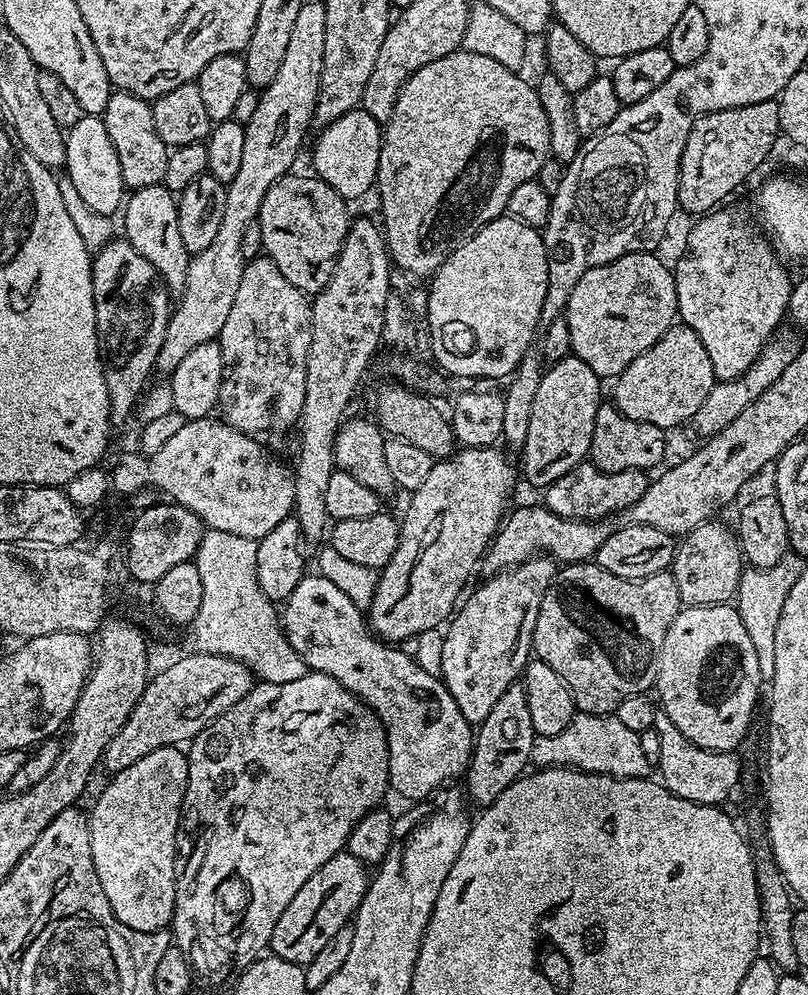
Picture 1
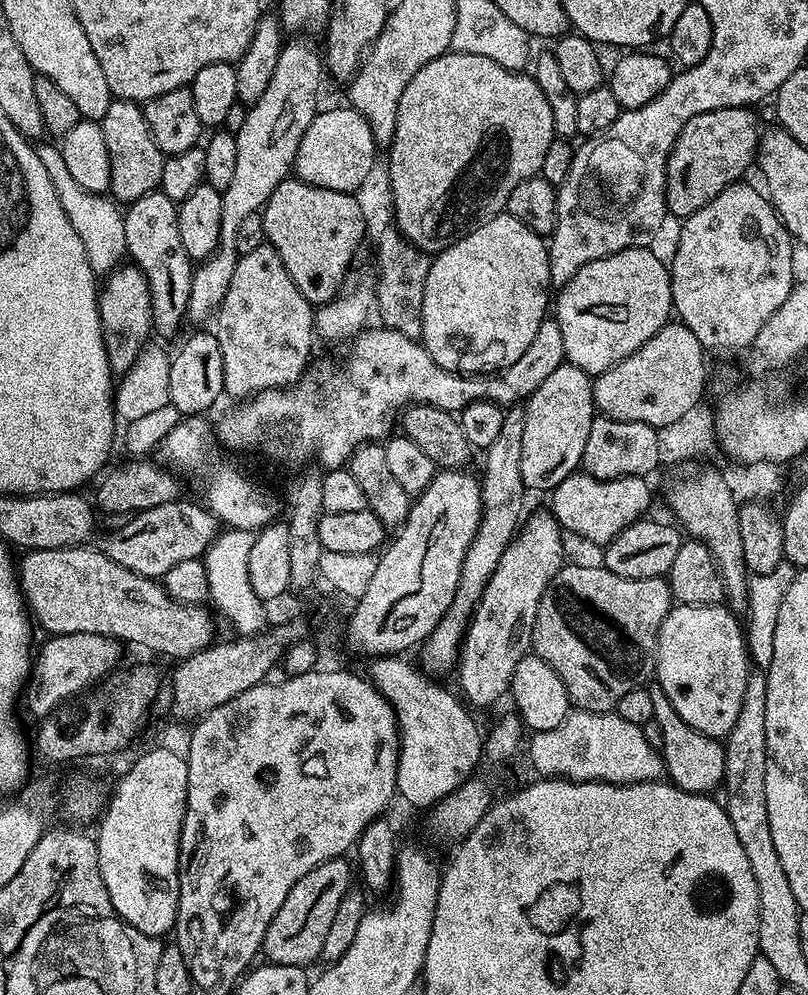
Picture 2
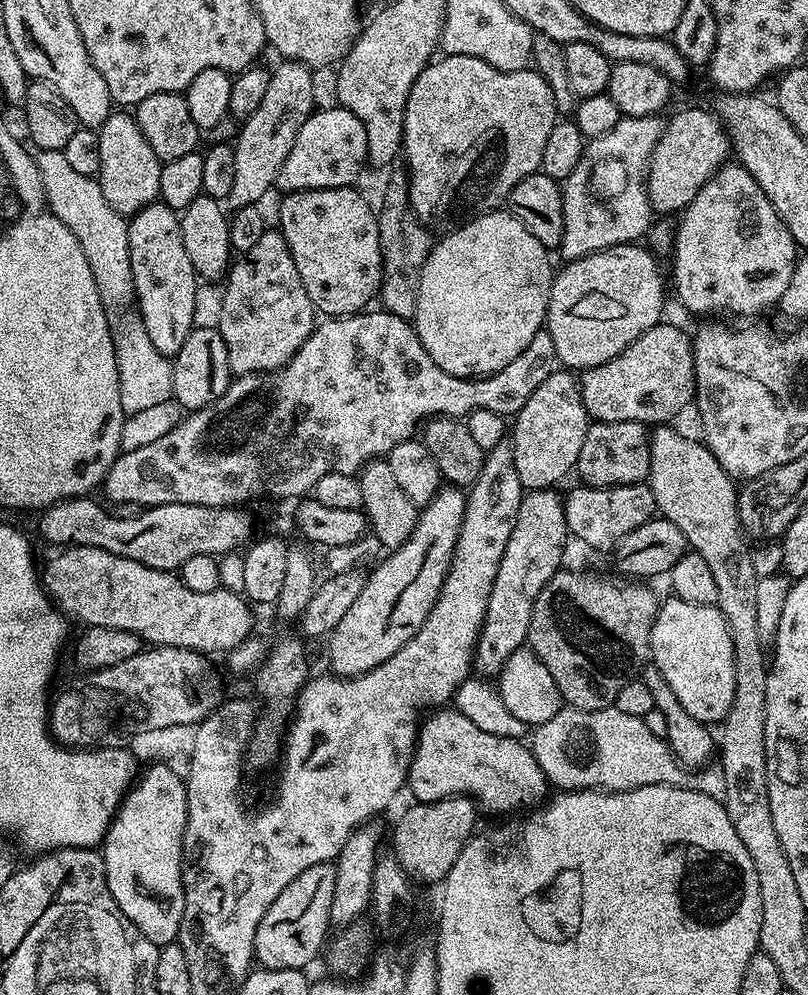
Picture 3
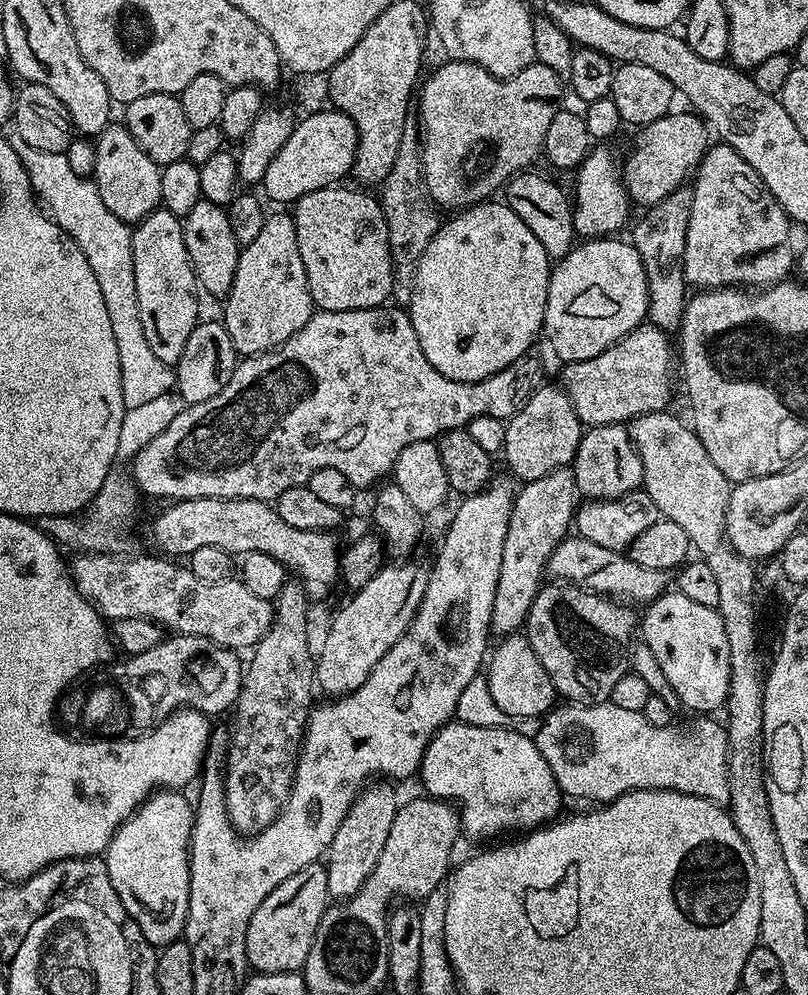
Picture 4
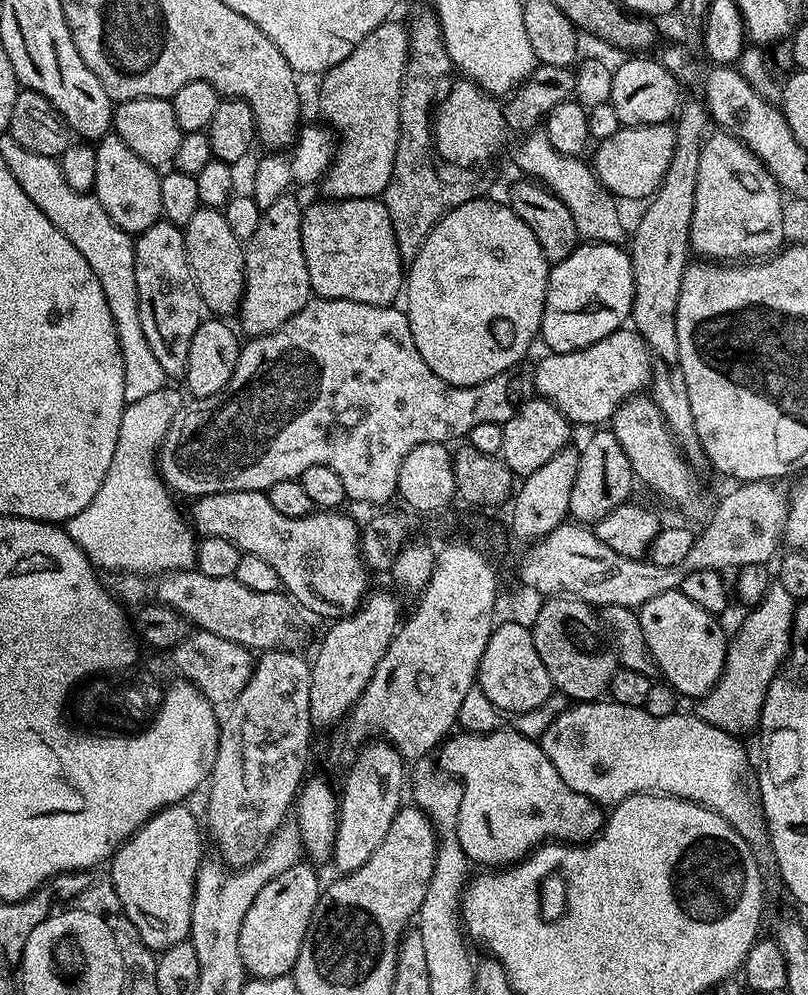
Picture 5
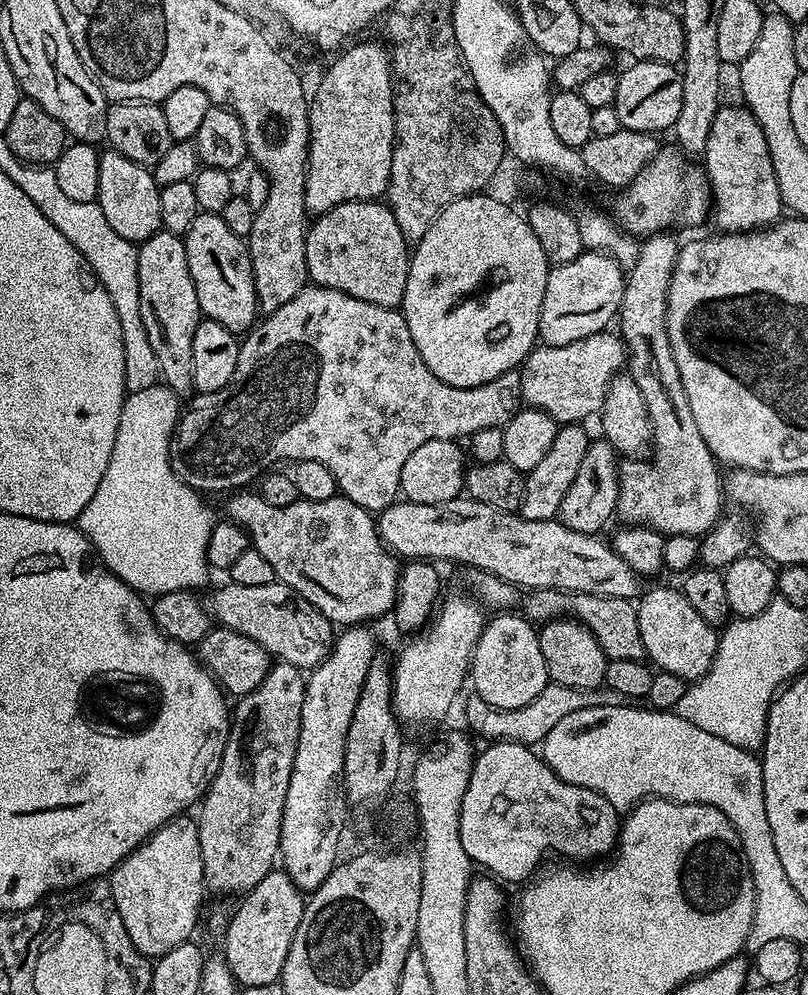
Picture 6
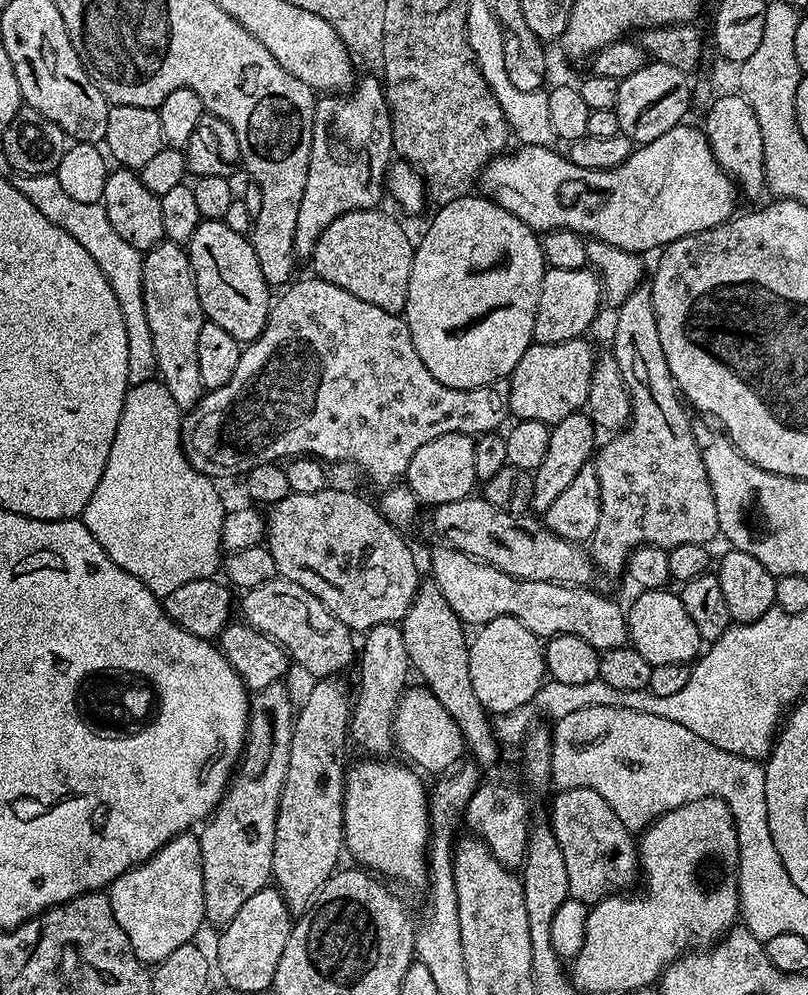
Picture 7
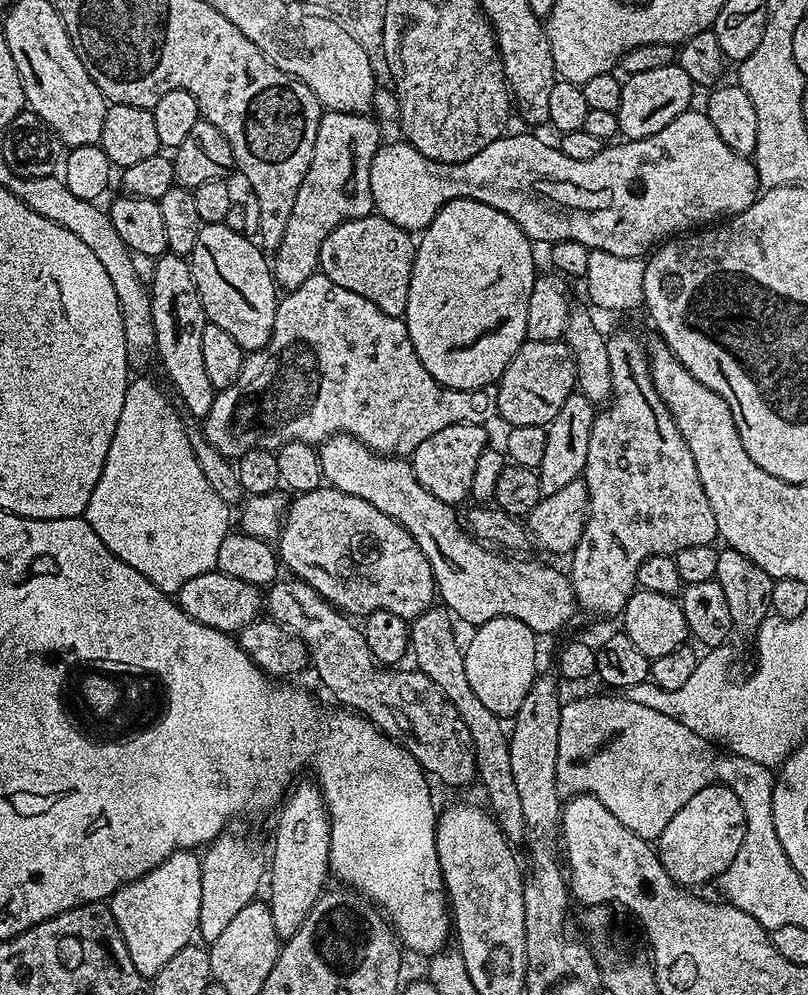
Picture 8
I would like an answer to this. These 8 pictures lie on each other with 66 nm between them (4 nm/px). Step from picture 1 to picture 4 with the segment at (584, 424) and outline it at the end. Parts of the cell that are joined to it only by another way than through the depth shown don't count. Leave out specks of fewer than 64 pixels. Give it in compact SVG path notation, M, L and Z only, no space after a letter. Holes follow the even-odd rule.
M549 382L541 383L540 389L533 394L506 423L506 442L502 459L508 463L511 475L517 481L527 482L546 478L559 468L567 468L576 459L576 451L580 445L582 425L570 398L565 394L563 387L556 388Z

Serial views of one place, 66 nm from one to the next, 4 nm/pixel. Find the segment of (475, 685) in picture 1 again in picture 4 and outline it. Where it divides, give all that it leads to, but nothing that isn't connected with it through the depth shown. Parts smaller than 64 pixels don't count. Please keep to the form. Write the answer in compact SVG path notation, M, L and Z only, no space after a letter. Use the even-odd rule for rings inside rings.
M571 467L554 470L546 474L546 478L529 480L521 488L524 489L521 492L519 489L512 501L510 526L506 530L506 542L502 546L502 570L498 574L498 590L494 594L492 632L500 638L519 633L525 627L530 606L540 593L542 581L545 579L550 554L554 554L556 547L569 535L578 507L576 479Z

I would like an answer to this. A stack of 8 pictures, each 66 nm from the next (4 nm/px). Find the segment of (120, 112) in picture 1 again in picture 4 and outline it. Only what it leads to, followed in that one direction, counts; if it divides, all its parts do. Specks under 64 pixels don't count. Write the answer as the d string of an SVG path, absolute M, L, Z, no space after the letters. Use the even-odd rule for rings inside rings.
M110 122L100 135L95 137L96 153L94 154L94 170L91 179L95 180L98 186L98 194L102 194L102 203L106 205L118 218L122 218L122 222L126 222L130 226L135 226L155 210L161 207L160 195L162 194L162 174L160 173L161 165L154 162L154 158L150 158L150 154L146 154L146 150L142 150L142 146L138 146L138 142L134 142L134 138L130 134L130 130L122 122Z

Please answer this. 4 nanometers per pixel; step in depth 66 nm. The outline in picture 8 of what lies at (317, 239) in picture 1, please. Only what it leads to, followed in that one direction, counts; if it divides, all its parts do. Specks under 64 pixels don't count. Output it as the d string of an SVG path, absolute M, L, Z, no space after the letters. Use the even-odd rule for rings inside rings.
M373 214L347 220L342 222L342 226L330 230L326 242L322 242L319 271L326 278L330 278L330 282L338 282L342 290L362 294L366 302L374 302L374 306L378 306L382 314L403 317L410 294L410 274L415 257L416 244L413 237L404 228L394 226L394 222L390 222L384 216Z

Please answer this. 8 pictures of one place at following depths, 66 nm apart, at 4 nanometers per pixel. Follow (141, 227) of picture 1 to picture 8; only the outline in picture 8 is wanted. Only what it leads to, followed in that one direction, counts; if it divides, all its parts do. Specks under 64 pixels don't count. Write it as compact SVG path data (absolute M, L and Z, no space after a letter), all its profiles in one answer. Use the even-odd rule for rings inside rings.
M165 254L155 257L150 279L150 310L154 314L154 338L156 339L156 356L172 383L171 391L176 391L175 399L182 405L183 411L192 418L203 418L214 406L217 389L210 386L210 377L206 375L205 364L202 359L202 330L209 324L208 315L202 310L202 298L198 298L198 286L194 282L192 265L183 256Z

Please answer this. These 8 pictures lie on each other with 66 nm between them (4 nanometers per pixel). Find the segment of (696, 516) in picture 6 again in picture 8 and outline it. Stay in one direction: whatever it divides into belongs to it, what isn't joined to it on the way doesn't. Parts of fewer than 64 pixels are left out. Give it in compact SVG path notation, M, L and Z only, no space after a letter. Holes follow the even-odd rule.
M616 332L607 337L610 354L612 399L597 411L590 430L590 450L582 477L588 491L588 521L578 546L570 553L570 579L577 605L596 616L623 613L626 602L637 591L638 566L651 556L675 556L686 546L712 544L717 539L714 510L706 502L706 490L698 478L698 466L690 455L690 446L682 438L670 410L654 390L652 371L648 368L645 345L632 332Z

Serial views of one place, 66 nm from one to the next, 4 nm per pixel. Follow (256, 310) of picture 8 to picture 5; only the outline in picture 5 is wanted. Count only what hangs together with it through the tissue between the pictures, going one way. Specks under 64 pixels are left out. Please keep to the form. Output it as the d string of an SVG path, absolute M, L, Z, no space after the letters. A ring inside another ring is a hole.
M202 206L196 211L194 218L190 218L190 222L183 225L183 230L186 242L186 258L192 267L194 282L198 286L198 294L202 298L205 309L216 318L235 317L239 313L240 302L244 299L244 244L234 236L223 211L219 208Z

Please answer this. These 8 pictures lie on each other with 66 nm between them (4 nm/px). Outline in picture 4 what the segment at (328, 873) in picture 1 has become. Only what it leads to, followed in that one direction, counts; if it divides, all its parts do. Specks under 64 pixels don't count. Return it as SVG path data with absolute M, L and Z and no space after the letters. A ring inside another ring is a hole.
M323 863L302 866L298 874L290 874L286 882L274 886L274 890L266 894L262 906L254 910L254 918L250 918L250 926L246 930L246 958L249 969L260 974L300 972L310 954L314 934L329 906L326 867Z

